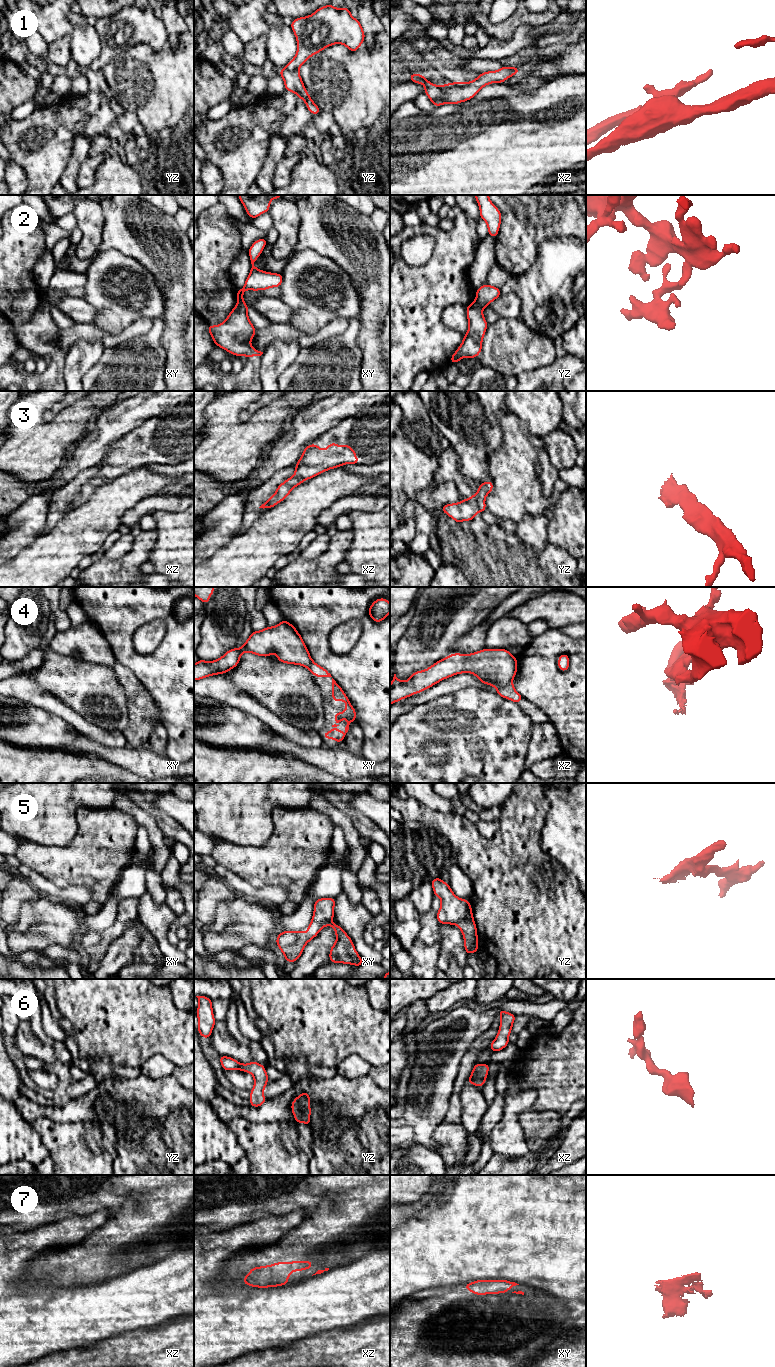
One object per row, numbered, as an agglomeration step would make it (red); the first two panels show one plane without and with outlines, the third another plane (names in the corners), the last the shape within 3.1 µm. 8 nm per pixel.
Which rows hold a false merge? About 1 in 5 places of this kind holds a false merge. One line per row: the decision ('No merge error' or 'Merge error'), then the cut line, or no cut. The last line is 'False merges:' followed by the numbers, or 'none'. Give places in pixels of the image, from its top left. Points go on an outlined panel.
1: Merge error. Split along xz (442, 86), (444, 97), (431, 100)
2: Merge error. Split along yz (475, 300), (483, 307)
3: No merge error. No split
4: Merge error. Split along xz (511, 680), (498, 688)
5: Merge error. Split along yz (471, 911), (457, 924)
6: No merge error. No split
7: No merge error. No split
False merges: 1, 2, 4, 5

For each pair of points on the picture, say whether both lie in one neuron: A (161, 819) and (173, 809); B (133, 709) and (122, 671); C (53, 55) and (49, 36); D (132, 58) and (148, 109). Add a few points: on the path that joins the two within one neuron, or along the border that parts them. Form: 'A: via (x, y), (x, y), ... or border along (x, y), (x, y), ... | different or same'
A: border along (155, 795), (155, 804), (183, 828) | different
B: via (133, 700), (133, 688), (128, 680) | same
C: border along (68, 34), (48, 44) | different
D: via (139, 71), (139, 77), (148, 86), (148, 96) | same

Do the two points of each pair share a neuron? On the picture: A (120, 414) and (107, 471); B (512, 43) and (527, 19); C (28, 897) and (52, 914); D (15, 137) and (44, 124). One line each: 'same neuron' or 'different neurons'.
A: different neurons
B: different neurons
C: different neurons
D: same neuron

